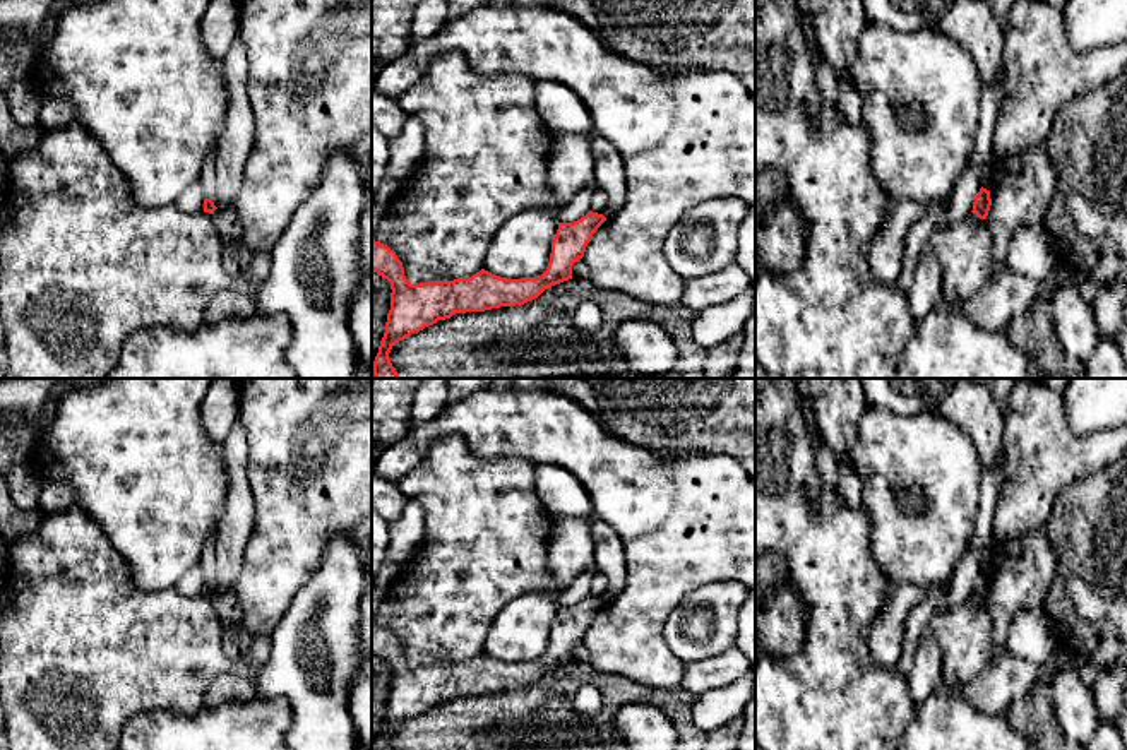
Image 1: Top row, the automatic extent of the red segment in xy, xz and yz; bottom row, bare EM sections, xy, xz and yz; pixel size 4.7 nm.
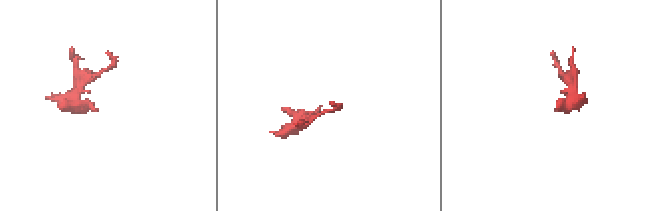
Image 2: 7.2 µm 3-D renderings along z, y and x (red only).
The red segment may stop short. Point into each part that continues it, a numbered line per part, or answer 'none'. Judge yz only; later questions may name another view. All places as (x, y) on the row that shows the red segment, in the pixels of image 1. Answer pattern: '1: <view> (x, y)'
none

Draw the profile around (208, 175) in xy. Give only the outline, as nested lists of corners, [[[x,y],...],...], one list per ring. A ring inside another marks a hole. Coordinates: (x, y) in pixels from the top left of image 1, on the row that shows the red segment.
[[[211,151],[202,164],[200,178],[199,178],[204,195],[214,202],[216,207],[219,205],[218,200],[218,185],[216,185],[216,152]]]

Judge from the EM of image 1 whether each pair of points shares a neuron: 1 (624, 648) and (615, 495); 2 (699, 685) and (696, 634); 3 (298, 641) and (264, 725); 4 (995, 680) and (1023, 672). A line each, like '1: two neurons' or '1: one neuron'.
1: one neuron
2: two neurons
3: two neurons
4: one neuron

